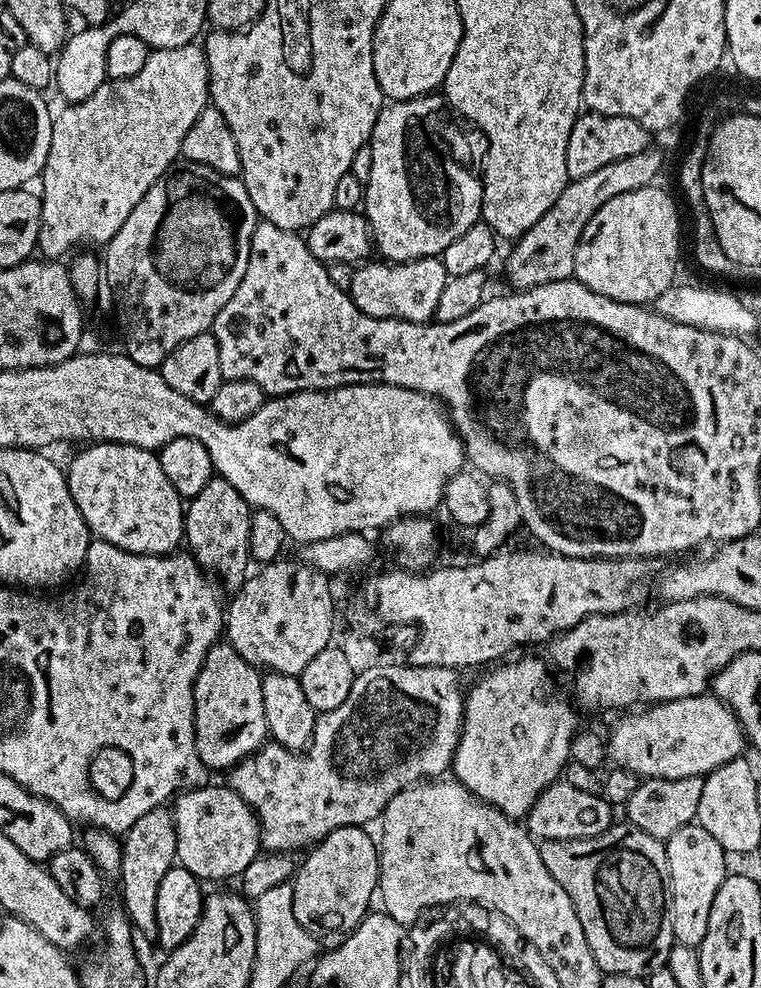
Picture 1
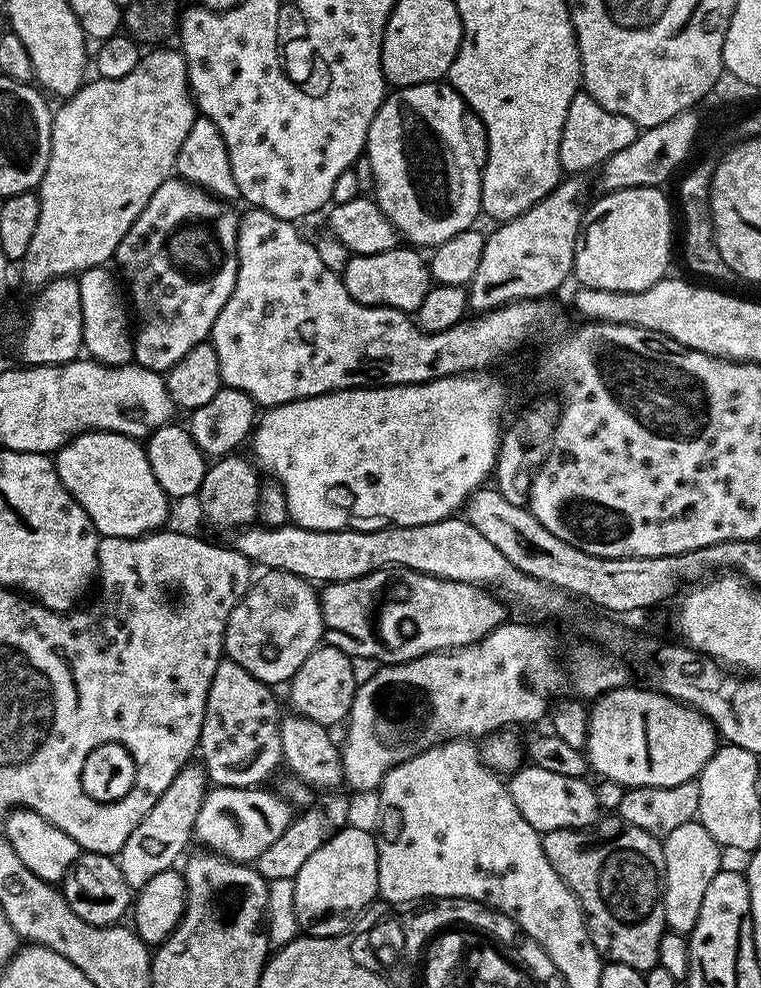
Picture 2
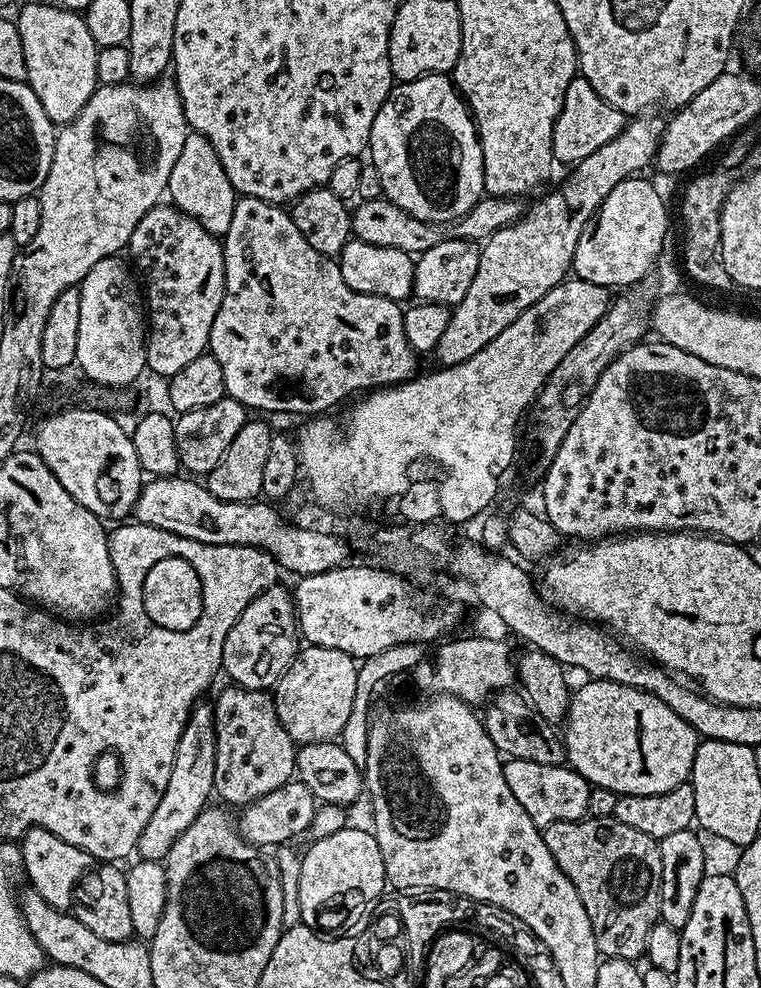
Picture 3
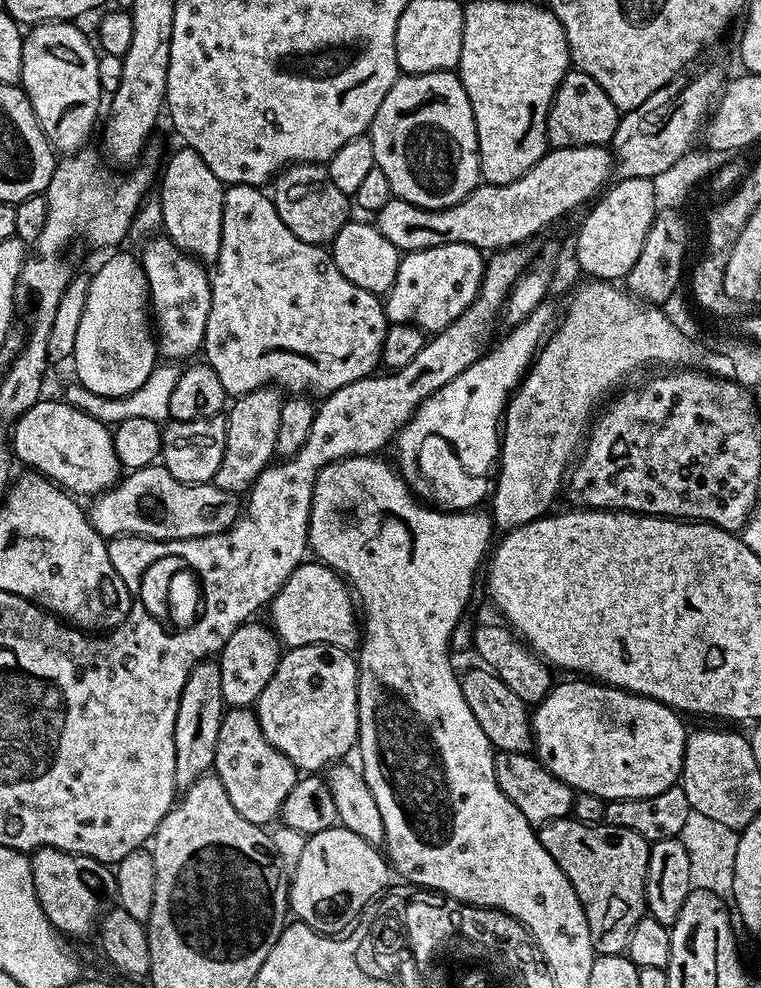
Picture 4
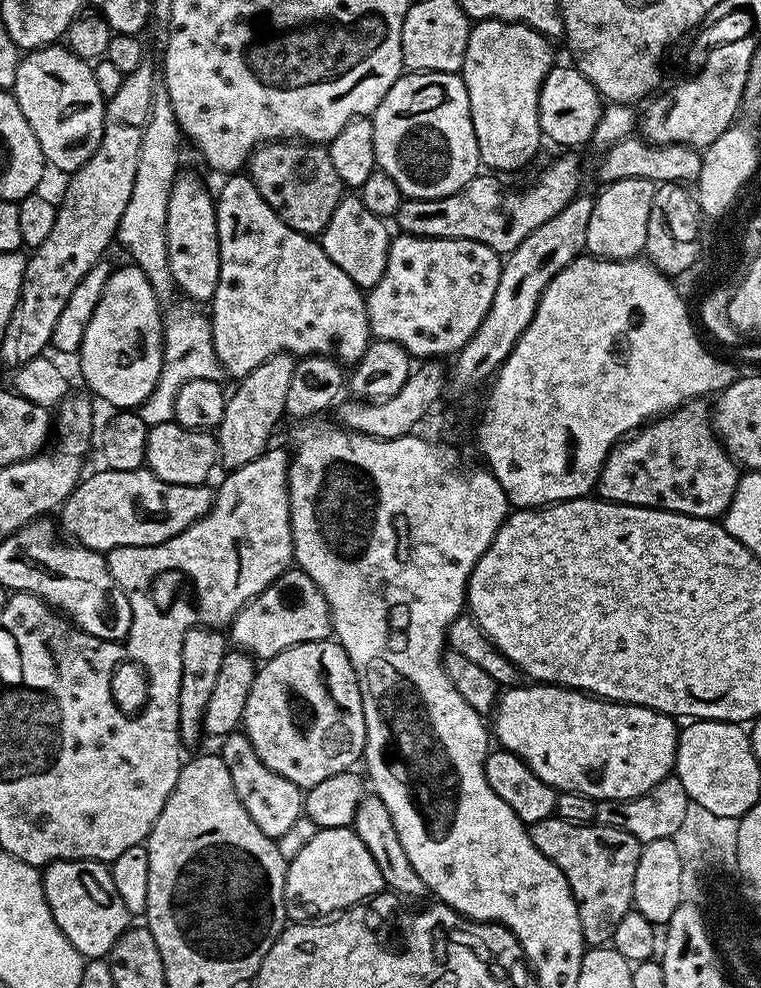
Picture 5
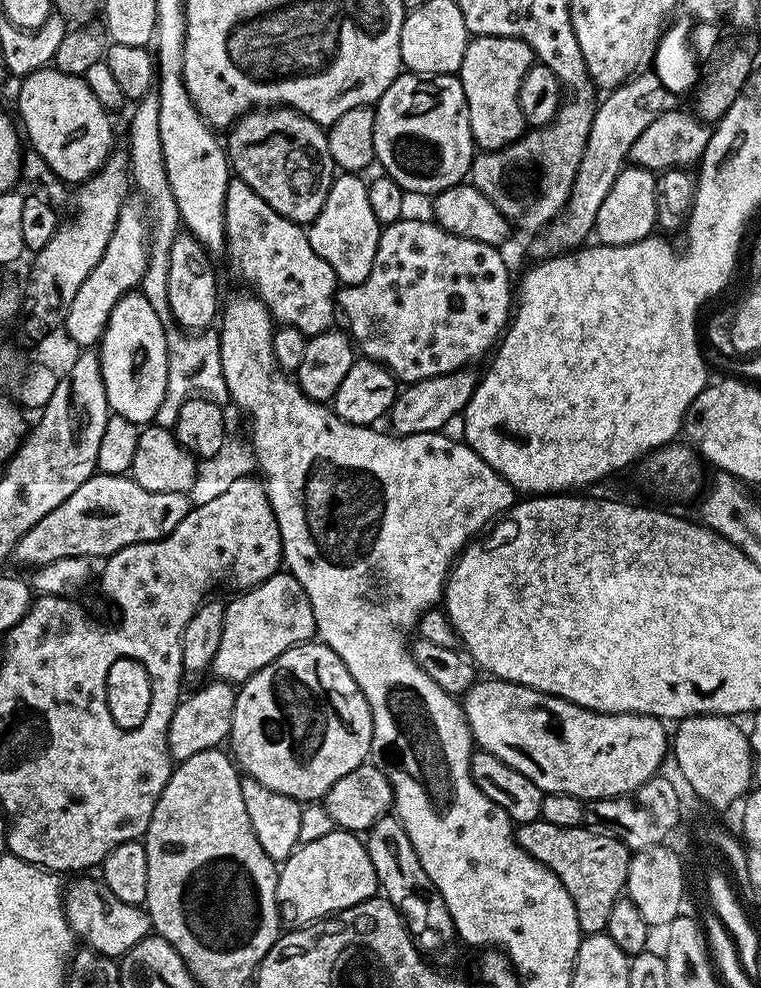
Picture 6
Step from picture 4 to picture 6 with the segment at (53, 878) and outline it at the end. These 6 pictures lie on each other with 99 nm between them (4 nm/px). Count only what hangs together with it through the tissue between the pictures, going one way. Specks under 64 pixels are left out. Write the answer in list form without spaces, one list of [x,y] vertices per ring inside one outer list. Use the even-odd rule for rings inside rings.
[[[80,874],[73,880],[76,881],[72,885],[69,883],[64,890],[64,913],[73,933],[79,939],[81,936],[87,947],[93,948],[95,952],[101,952],[103,956],[119,958],[125,956],[135,944],[145,940],[152,932],[152,919],[148,917],[147,911],[135,904],[122,902],[122,898],[114,898],[114,894],[110,894],[110,886],[106,886],[103,879],[96,877],[95,880],[92,874]]]

